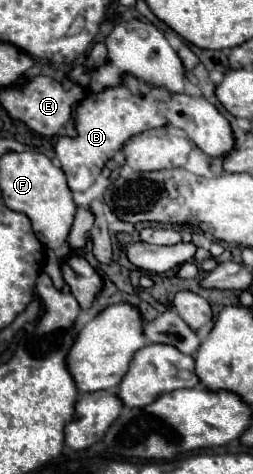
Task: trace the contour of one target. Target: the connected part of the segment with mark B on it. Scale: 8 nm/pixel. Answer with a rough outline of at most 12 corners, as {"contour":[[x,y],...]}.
{"contour":[[124,85],[76,107],[76,137],[56,157],[72,191],[86,191],[128,139],[164,125],[208,157],[236,137],[204,97]]}

